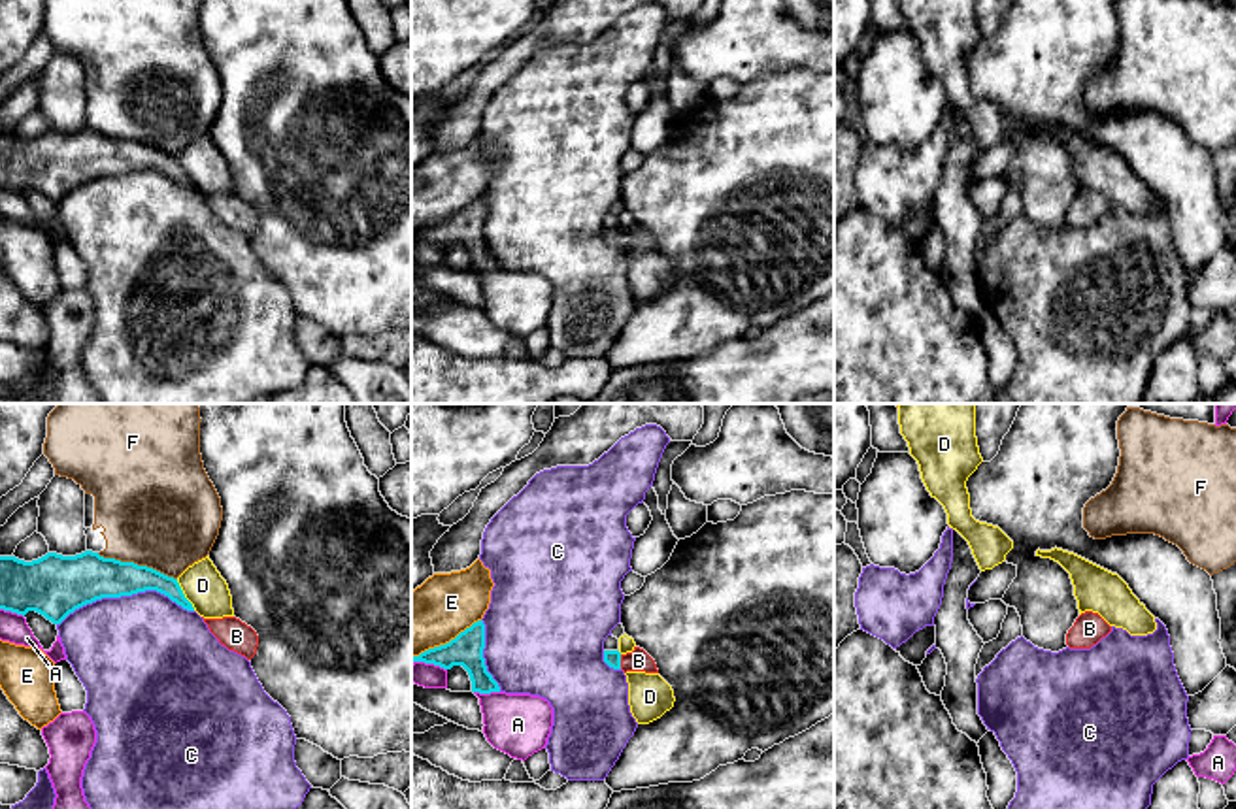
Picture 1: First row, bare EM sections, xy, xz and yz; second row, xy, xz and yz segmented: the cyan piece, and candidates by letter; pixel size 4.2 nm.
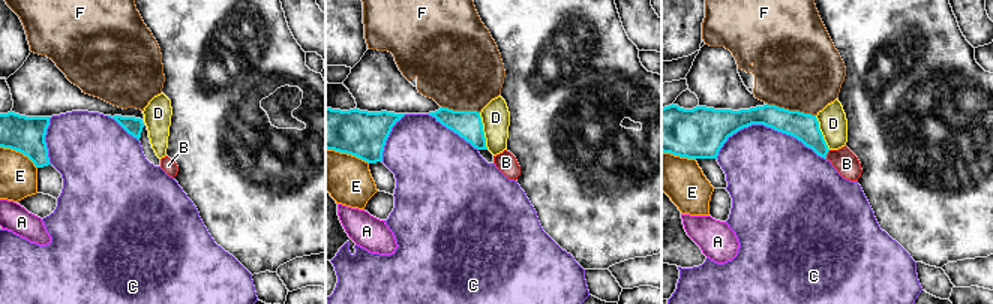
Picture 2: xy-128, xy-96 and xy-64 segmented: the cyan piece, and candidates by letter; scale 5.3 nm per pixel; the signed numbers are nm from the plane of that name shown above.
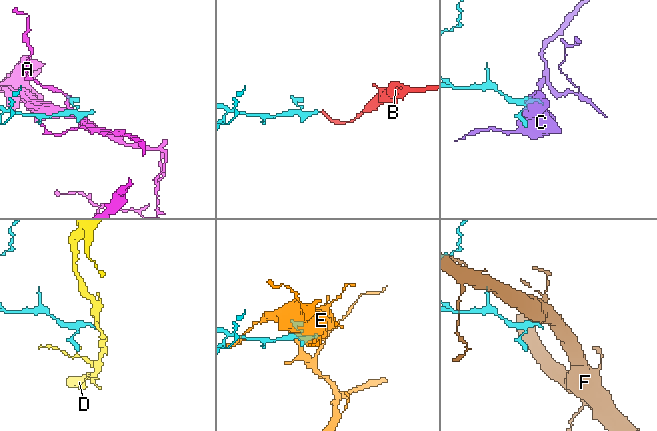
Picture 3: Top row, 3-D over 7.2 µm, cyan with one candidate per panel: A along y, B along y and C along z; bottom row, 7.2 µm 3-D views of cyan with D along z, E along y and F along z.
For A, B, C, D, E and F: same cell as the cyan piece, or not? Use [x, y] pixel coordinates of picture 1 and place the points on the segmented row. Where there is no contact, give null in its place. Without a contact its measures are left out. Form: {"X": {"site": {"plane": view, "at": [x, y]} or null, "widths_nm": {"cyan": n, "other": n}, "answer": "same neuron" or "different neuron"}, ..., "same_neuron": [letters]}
{"A": {"site": {"plane": "xz", "at": [487, 693]}, "widths_nm": {"cyan": 140, "other": 260}, "answer": "different neuron"}, "B": {"site": {"plane": "xz", "at": [619, 662]}, "widths_nm": {"cyan": 70, "other": 100}, "answer": "same neuron"}, "C": {"site": {"plane": "xy", "at": [125, 594]}, "widths_nm": {"cyan": 220, "other": 480}, "answer": "different neuron"}, "D": {"site": {"plane": "xy", "at": [183, 594]}, "widths_nm": {"cyan": 140, "other": 180}, "answer": "different neuron"}, "E": {"site": {"plane": "xz", "at": [446, 643]}, "widths_nm": {"cyan": 140, "other": 280}, "answer": "different neuron"}, "F": {"site": {"plane": "xy", "at": [136, 564]}, "widths_nm": {"cyan": 220, "other": 480}, "answer": "different neuron"}, "same_neuron": ["B"]}

